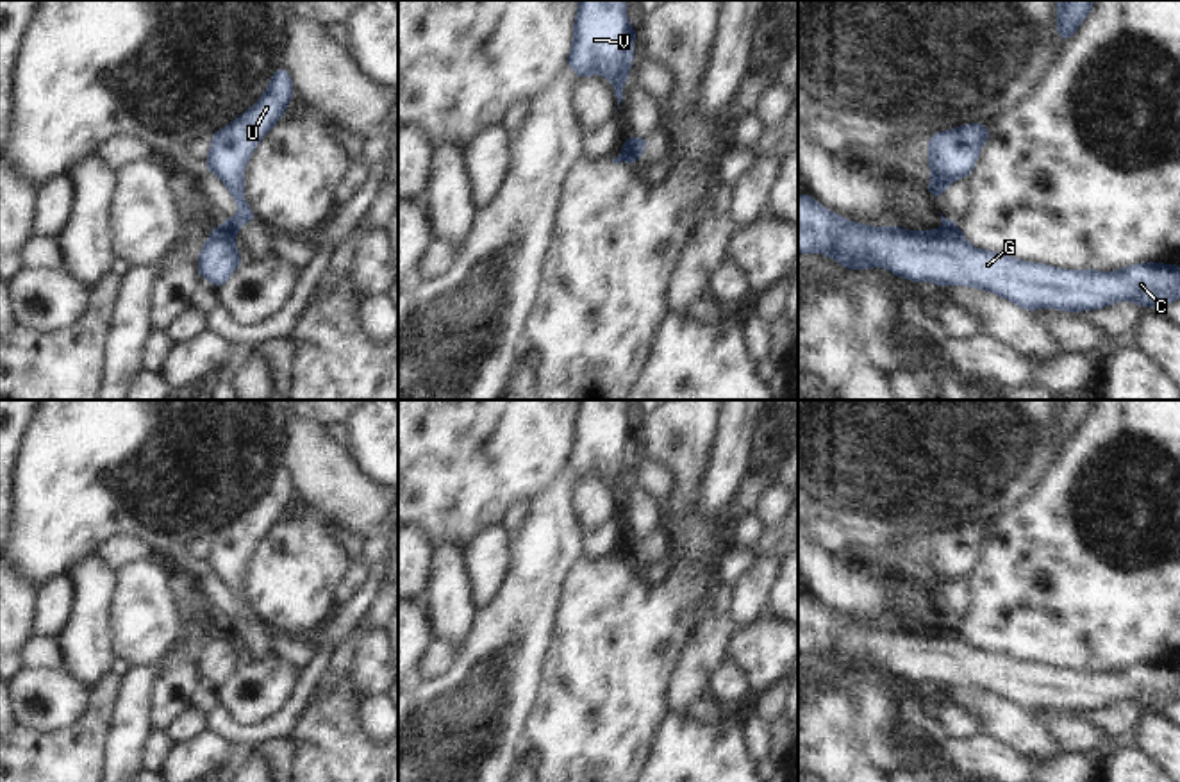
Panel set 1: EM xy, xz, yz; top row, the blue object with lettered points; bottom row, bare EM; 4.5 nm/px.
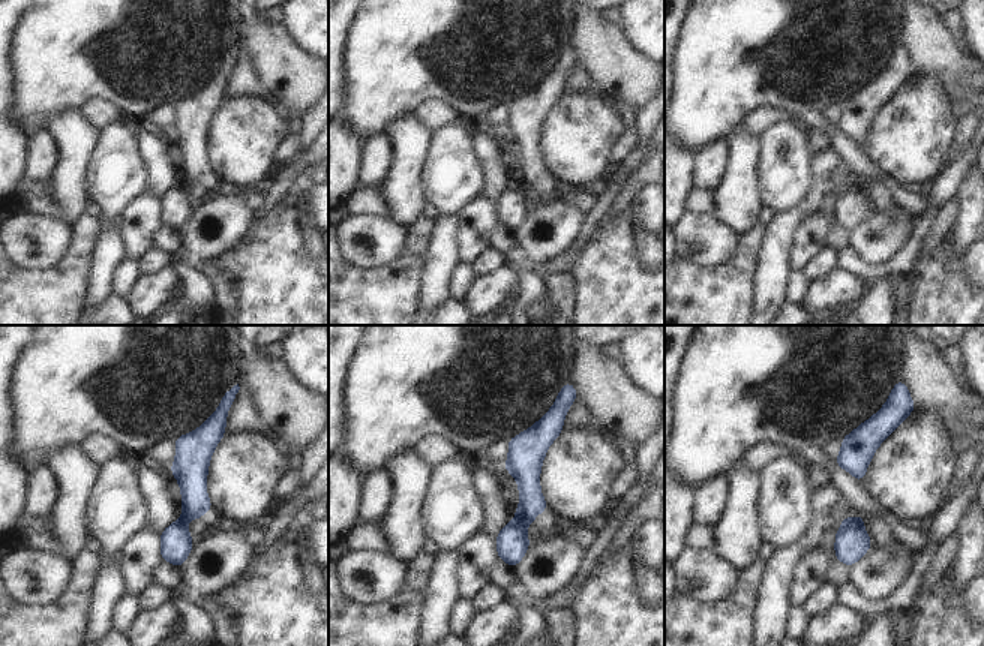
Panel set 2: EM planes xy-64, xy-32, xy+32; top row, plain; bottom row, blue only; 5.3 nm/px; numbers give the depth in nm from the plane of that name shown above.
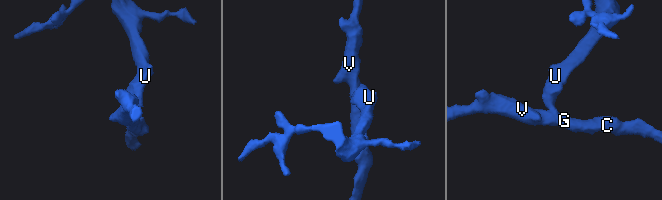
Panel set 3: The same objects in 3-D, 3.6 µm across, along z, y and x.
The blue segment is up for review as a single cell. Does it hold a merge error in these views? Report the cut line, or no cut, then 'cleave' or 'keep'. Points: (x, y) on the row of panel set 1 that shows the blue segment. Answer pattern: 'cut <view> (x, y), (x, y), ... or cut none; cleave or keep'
cut xy (220, 225), (232, 238); cleave

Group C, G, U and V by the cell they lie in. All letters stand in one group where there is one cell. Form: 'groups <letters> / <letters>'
groups C G V / U

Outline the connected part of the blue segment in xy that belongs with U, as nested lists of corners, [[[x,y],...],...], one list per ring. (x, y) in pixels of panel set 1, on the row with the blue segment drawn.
[[[280,66],[270,79],[266,93],[239,118],[211,136],[205,170],[221,179],[239,207],[239,214],[220,223],[232,237],[243,223],[257,220],[245,200],[243,179],[257,143],[284,118],[295,95],[291,75]]]

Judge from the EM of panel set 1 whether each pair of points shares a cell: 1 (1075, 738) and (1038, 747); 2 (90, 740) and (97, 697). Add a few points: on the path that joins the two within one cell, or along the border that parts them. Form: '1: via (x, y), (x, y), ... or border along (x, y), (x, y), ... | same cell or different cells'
1: border along (1029, 713), (1064, 750) | different cells
2: via (90, 729), (97, 716), (97, 707) | same cell

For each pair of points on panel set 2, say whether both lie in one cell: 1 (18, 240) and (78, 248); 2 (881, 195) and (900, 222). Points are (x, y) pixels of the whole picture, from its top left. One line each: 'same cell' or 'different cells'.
1: different cells
2: different cells

